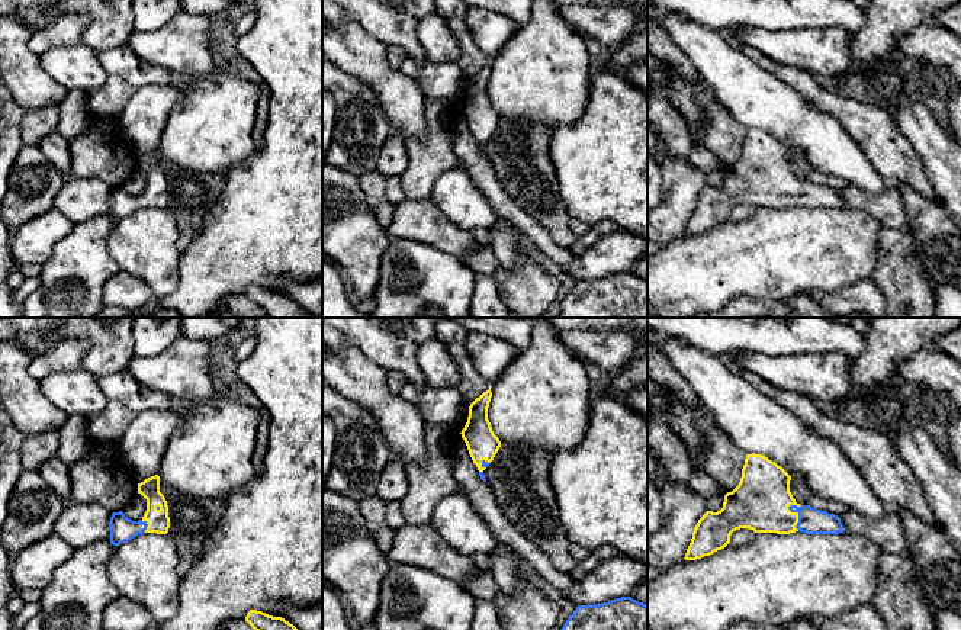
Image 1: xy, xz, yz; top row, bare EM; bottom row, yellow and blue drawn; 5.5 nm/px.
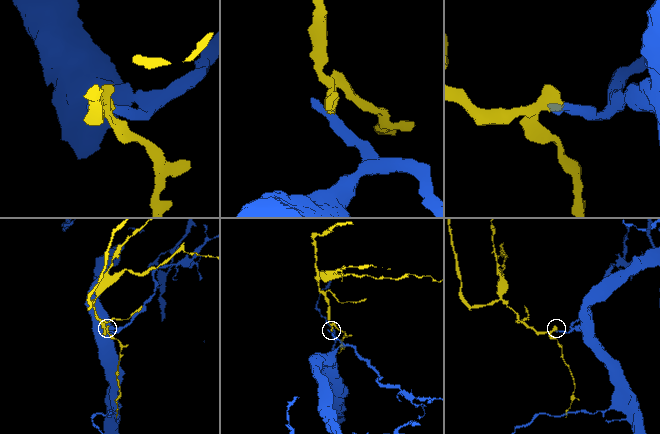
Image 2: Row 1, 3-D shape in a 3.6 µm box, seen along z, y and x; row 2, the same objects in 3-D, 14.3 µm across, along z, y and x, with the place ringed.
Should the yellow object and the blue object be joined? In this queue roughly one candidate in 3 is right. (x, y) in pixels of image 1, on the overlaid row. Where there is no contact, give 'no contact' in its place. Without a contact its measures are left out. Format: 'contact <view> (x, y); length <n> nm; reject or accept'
contact yz (797, 516); length 160 nm; accept

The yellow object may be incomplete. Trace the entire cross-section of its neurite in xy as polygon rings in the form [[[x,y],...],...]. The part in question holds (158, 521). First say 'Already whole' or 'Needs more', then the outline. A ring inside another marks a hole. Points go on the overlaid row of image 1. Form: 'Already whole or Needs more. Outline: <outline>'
Needs more. Outline: [[[160,476],[138,483],[138,494],[147,499],[147,511],[139,521],[132,521],[122,511],[109,521],[110,543],[119,546],[142,533],[167,534],[170,528],[168,505],[160,492]]]

